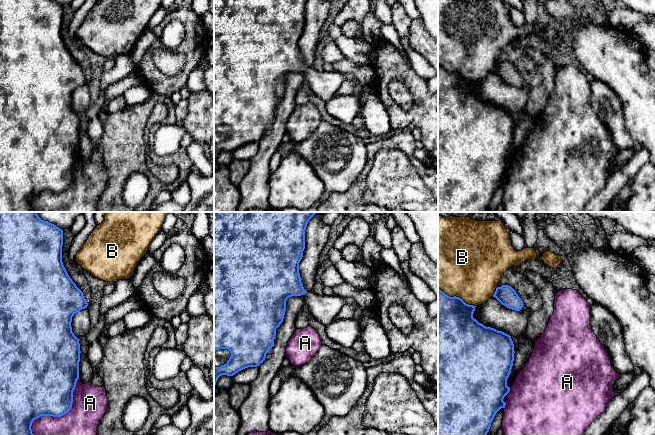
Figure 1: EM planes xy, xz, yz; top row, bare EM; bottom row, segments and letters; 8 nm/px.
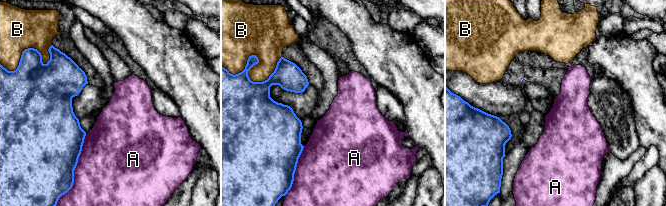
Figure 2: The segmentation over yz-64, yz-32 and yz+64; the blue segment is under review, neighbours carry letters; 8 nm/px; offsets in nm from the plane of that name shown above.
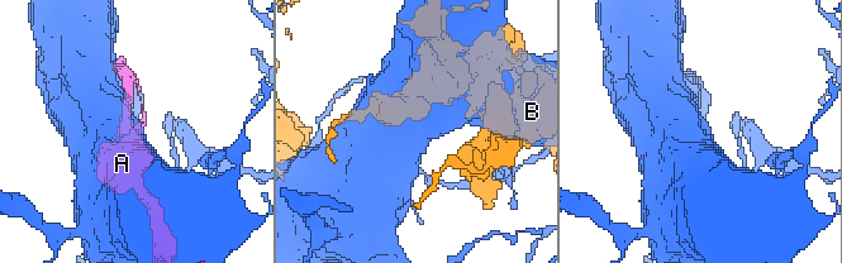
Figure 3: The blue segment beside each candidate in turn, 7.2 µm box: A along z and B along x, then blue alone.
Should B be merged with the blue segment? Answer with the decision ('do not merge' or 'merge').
do not merge

